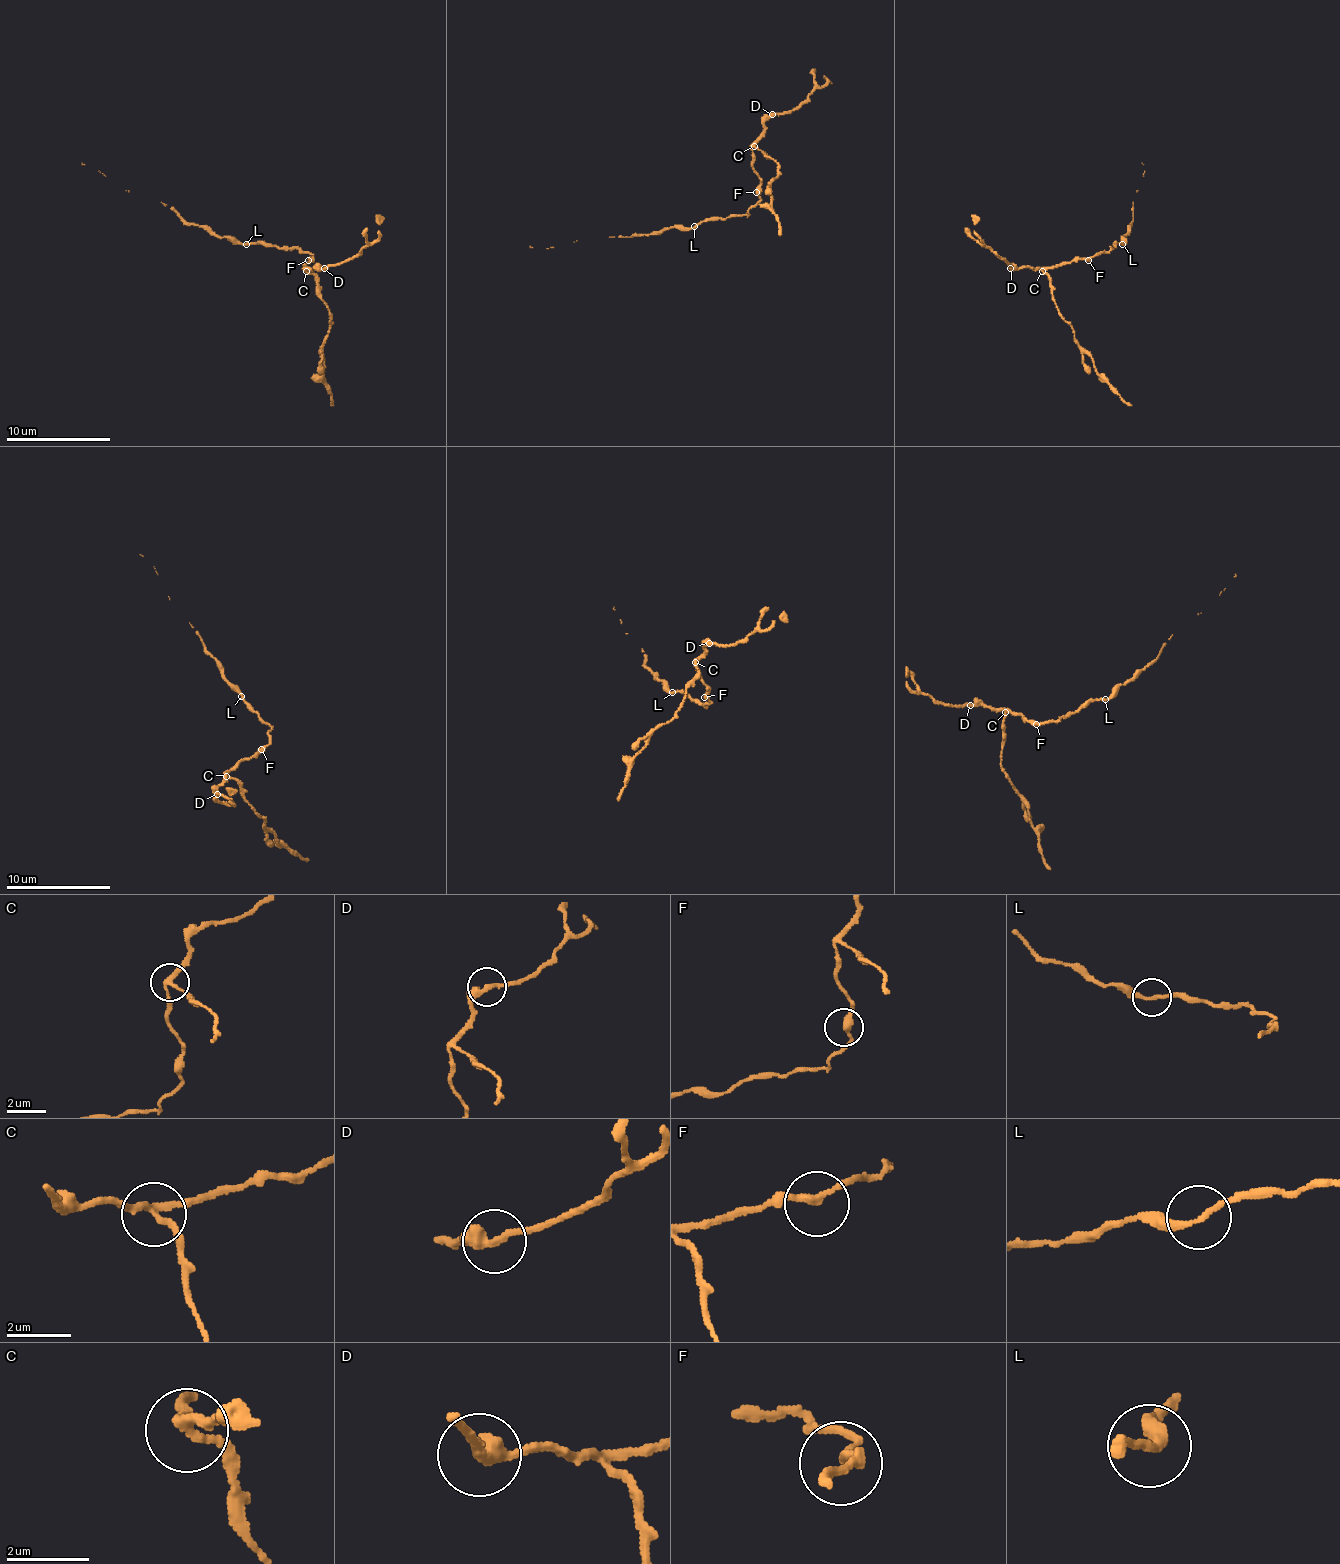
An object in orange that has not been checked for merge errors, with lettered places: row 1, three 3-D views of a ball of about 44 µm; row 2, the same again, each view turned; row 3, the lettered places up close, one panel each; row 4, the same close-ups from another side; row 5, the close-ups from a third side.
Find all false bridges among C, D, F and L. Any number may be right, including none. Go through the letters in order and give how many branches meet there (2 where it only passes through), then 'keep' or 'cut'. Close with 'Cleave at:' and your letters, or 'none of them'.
C: branches 3; cut
D: branches 2; keep
F: branches 2; keep
L: branches 2; keep
Cleave at: C

